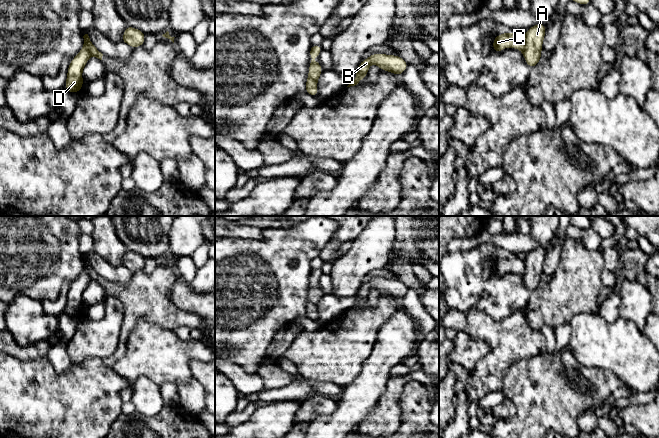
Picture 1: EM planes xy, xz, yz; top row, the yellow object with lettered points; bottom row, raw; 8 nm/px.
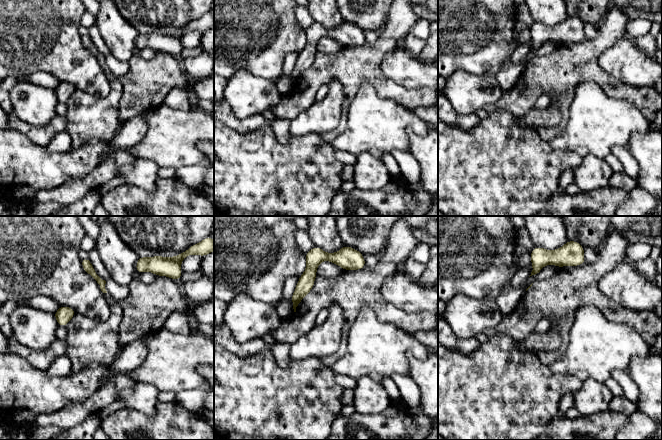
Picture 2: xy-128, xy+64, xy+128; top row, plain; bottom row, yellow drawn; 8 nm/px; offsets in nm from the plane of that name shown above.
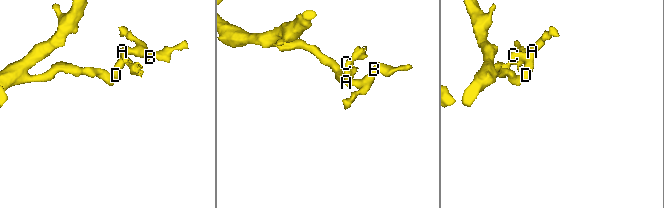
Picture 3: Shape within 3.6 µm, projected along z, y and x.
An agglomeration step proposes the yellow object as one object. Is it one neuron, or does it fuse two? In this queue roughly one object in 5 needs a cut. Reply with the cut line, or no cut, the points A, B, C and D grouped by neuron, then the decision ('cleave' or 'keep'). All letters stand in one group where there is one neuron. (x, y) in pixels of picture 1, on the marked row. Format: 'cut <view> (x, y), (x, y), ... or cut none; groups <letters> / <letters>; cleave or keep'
cut yz (525, 37), (525, 48), (522, 51); groups A B D / C; cleave

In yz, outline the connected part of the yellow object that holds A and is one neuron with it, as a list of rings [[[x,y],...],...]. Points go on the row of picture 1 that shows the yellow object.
[[[543,23],[536,24],[526,30],[525,49],[522,51],[522,54],[530,68],[535,67],[541,59],[545,33],[546,25]]]

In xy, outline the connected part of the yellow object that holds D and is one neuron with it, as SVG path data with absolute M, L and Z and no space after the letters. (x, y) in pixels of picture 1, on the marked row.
M88 34L83 36L84 46L80 52L71 60L67 71L67 79L65 83L65 89L71 93L78 93L83 87L83 69L90 58L89 44L91 40Z

